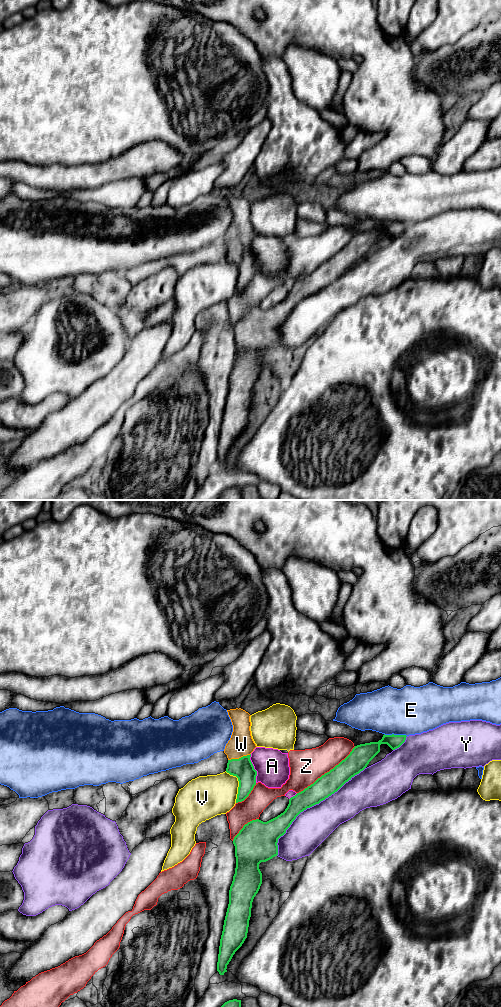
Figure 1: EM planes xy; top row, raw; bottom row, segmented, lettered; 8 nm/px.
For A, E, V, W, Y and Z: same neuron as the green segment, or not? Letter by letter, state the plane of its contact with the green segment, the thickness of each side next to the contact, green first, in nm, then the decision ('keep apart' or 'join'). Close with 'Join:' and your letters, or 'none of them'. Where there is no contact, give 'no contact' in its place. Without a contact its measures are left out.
A: xy | 170/260 nm | keep apart
E: xy | 130/380 nm | keep apart
V: xy | 170/320 nm | keep apart
W: xy | 170/190 nm | join
Y: xy | 170/300 nm | keep apart
Z: xy | 170/280 nm | keep apart
Join: W

